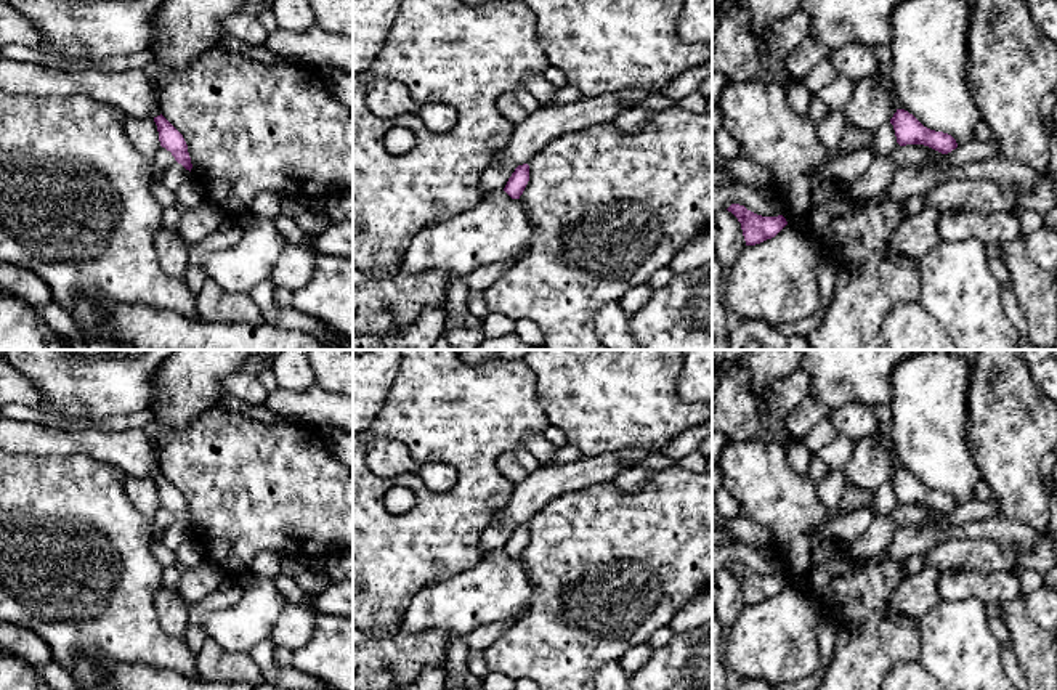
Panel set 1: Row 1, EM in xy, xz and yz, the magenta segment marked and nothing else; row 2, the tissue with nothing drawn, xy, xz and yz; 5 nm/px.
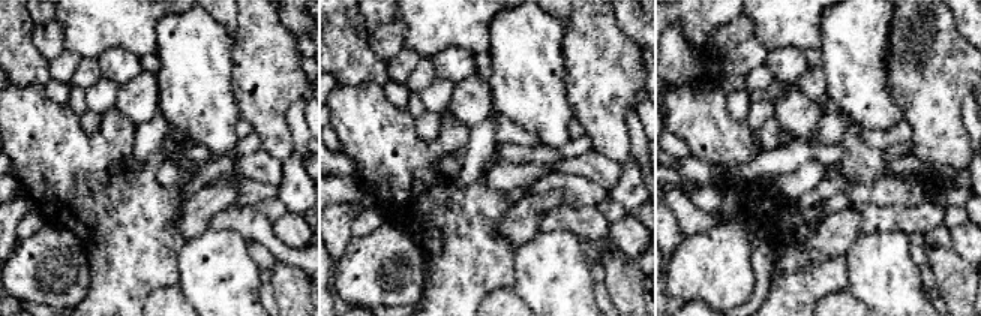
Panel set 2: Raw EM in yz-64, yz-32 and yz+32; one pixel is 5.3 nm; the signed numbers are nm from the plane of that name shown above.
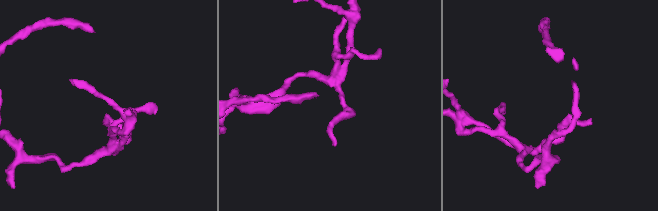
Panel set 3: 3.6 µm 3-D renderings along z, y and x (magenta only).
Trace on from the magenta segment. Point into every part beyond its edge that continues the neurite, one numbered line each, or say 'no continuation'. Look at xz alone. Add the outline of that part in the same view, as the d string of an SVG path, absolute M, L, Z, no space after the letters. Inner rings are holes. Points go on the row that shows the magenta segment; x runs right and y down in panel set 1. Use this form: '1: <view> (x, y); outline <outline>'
no continuation

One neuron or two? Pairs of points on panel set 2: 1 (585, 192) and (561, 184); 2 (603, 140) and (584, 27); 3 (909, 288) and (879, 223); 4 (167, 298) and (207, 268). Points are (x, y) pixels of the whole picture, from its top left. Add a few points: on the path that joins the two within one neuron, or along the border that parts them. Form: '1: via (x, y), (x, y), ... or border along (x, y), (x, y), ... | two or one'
1: via (579, 190), (567, 184) | one
2: via (602, 111), (599, 56) | one
3: border along (908, 234), (885, 231), (863, 235) | two
4: border along (177, 286), (189, 300) | two

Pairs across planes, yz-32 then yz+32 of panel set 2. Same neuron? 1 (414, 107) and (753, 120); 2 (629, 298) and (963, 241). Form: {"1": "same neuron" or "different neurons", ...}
{"1": "same neuron", "2": "different neurons"}

